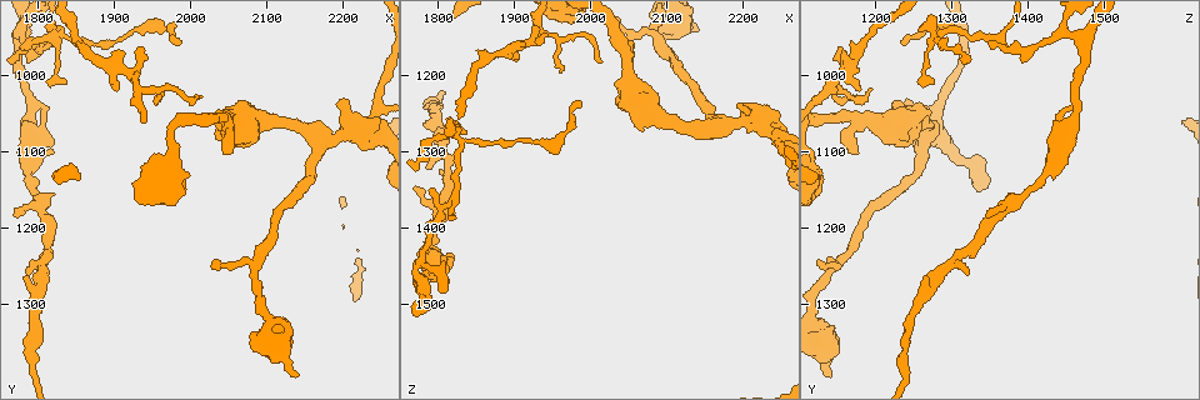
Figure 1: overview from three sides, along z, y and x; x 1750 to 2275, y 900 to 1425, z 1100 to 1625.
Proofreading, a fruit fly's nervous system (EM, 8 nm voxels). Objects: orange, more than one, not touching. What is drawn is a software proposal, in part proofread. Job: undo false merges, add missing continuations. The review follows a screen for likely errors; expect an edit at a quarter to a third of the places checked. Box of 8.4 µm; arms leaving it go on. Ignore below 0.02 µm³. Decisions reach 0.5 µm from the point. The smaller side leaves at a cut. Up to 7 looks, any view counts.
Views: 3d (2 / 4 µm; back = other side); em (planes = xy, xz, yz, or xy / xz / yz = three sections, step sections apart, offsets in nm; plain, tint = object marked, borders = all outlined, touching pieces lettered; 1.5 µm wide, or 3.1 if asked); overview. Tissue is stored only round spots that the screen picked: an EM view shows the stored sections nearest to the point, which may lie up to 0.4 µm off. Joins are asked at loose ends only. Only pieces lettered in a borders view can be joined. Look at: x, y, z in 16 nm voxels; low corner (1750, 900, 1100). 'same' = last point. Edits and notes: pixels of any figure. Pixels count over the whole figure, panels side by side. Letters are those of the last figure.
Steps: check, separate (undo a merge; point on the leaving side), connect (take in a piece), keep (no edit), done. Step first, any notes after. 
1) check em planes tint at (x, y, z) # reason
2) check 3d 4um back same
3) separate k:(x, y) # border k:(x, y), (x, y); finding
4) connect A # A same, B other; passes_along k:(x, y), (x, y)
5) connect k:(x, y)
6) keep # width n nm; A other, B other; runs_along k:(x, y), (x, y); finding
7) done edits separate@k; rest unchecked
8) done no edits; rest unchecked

check 3d 2um at (1820, 955, 1360) # two arms in line, one across

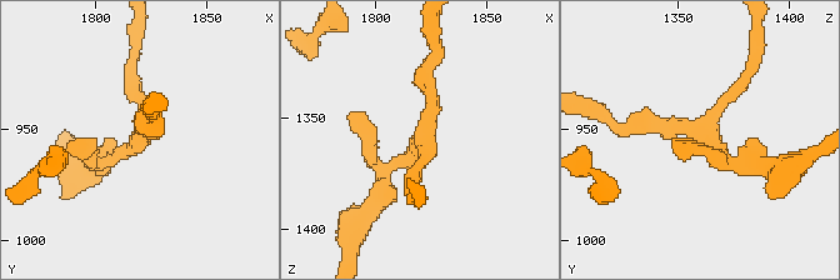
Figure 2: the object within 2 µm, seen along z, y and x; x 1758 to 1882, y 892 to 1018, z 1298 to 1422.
check em yz step 8 tint at (1821, 951, 1362) # shape alone is not enough

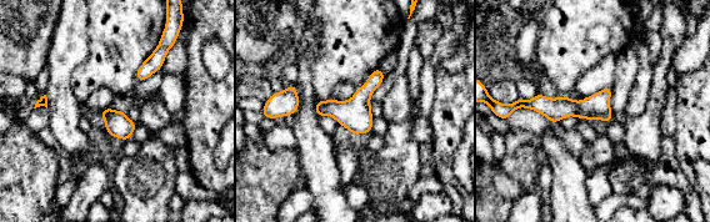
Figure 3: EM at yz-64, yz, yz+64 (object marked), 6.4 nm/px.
check em yz step 8 borders same # what lies round it

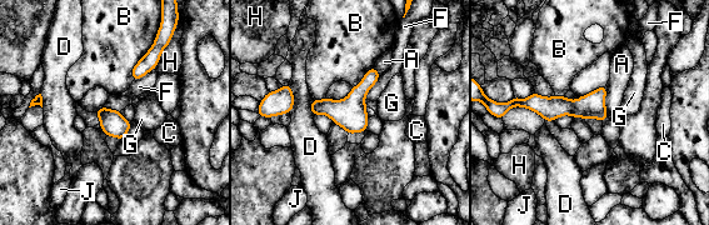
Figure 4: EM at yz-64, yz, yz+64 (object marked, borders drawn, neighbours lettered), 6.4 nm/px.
keep # A other, B other, C other, D other, F other, G other, H other, J other; all the same neuron

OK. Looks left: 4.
check em xz step 4 borders at (1960, 1020, 1195) # free end

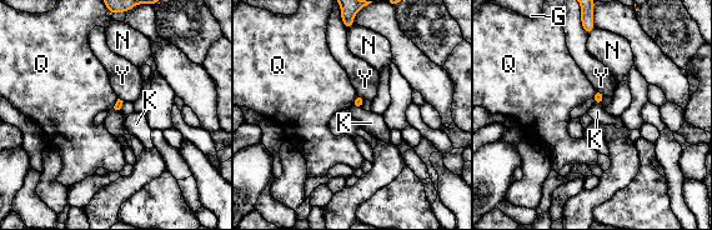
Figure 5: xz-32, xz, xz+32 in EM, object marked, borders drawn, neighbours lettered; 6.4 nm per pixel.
check em planes borders same # cut it another way

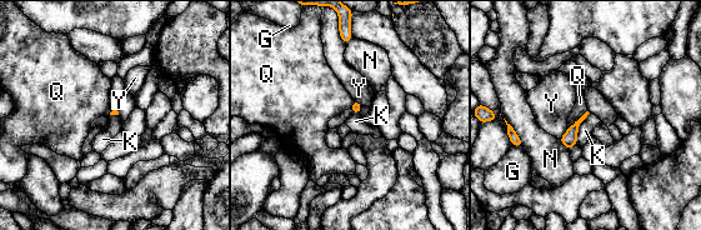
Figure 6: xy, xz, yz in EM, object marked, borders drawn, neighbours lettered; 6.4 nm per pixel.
keep # longest_contact N 220 nm; G other, K other, N other, Q other, Y other; border 6:(590, 113), (579, 126), (576, 143); no lettered piece goes on from it

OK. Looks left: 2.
done no edits; rest unchecked

